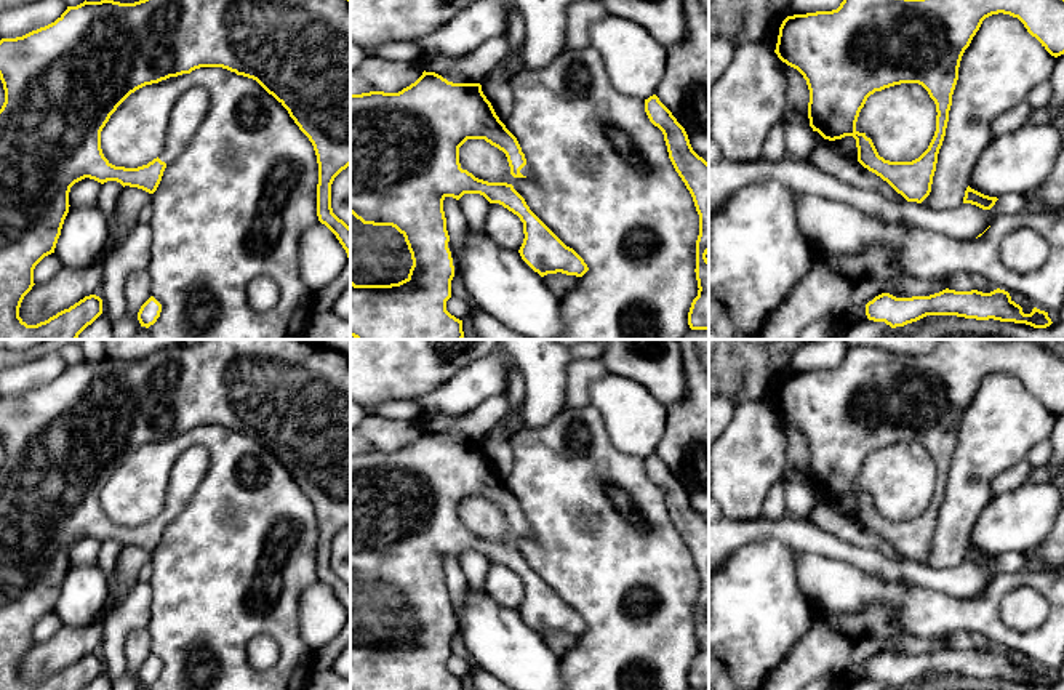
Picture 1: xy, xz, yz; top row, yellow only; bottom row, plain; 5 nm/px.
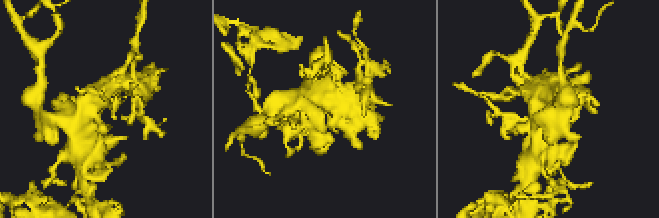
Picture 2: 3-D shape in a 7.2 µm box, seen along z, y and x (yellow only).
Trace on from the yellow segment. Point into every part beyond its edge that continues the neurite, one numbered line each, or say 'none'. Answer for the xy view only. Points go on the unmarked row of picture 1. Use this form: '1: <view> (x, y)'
1: xy (189, 469)

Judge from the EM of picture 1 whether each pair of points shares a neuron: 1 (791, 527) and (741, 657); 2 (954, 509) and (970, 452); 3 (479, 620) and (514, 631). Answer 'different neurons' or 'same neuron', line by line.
1: different neurons
2: same neuron
3: same neuron

